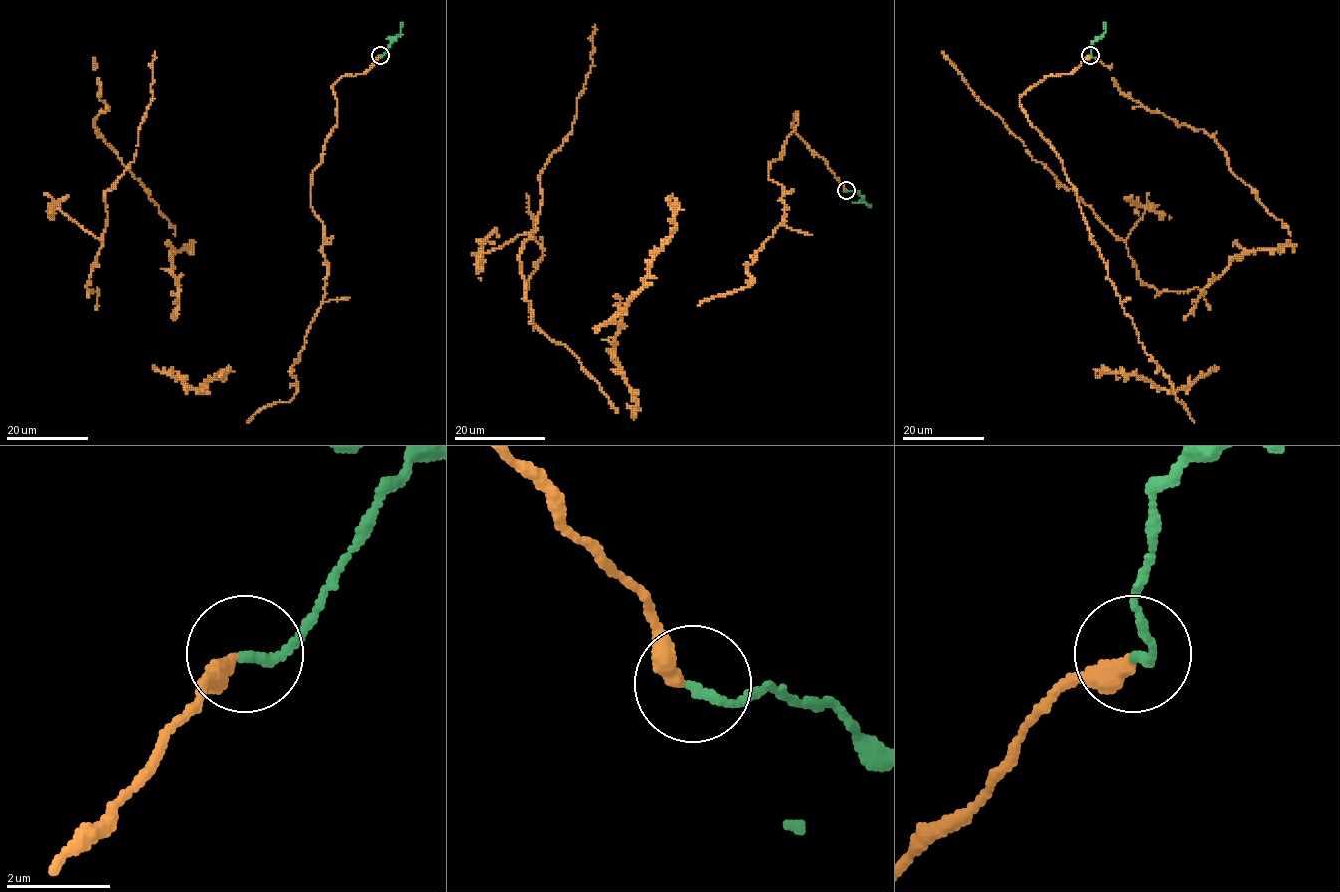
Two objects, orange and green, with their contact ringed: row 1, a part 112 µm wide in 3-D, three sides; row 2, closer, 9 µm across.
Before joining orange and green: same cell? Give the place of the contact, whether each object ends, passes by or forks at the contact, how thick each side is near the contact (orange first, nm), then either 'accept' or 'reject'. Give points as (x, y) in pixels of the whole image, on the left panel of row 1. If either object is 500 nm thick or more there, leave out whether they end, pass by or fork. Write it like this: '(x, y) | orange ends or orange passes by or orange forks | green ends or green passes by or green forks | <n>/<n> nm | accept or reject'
(380, 55) | orange ends | green ends | 380/180 nm | accept

